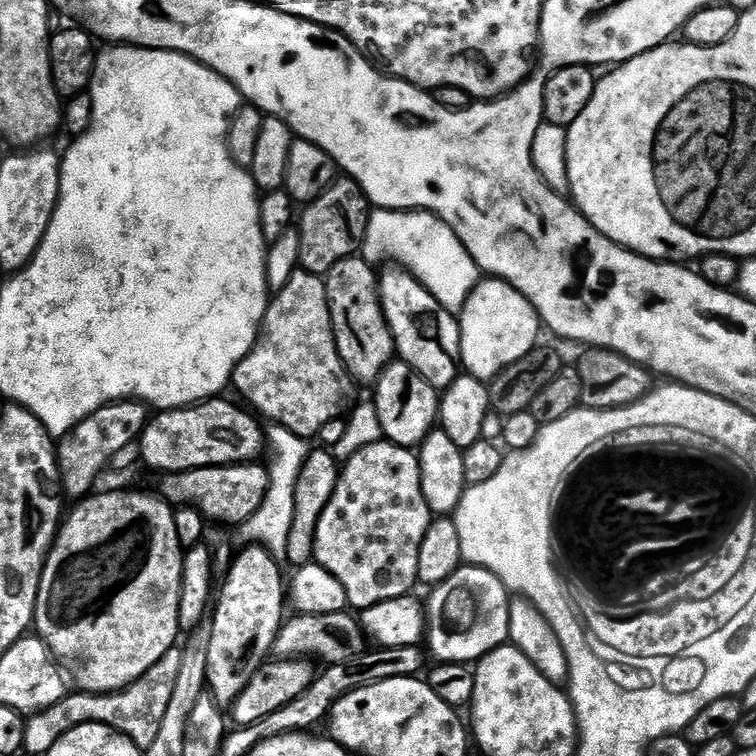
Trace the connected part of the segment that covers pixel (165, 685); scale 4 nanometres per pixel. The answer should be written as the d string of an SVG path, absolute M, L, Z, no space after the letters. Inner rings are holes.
M179 647L167 651L142 678L133 683L136 692L132 692L132 689L127 686L118 693L99 693L100 724L118 729L124 736L130 737L141 750L148 748L158 734L158 726L162 722L167 703L174 694L181 666L181 654L182 650ZM124 696L128 696L128 700L124 700ZM120 704L124 704L124 708L120 708ZM124 720L128 720L128 724L124 724Z

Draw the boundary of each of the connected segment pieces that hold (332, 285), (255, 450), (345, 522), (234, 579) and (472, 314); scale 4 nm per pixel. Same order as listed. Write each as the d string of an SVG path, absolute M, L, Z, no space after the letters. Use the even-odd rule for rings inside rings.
M359 255L347 256L342 262L338 262L338 266L328 271L326 283L339 357L342 358L351 378L359 383L373 383L379 379L395 355L392 331L389 330L384 309L380 304L377 269Z
M213 398L187 408L161 411L153 420L151 417L145 423L139 439L140 459L144 464L157 468L160 474L255 461L259 457L256 455L265 451L266 436L262 430L260 433L260 428L256 425L257 417L252 416L227 404L224 398Z
M383 438L343 461L334 494L318 522L315 563L342 582L342 590L346 590L346 598L353 609L363 610L400 599L409 595L412 587L417 587L419 550L433 521L434 513L422 494L419 455L411 448Z
M241 547L235 553L230 567L227 569L228 577L224 585L219 585L218 599L214 604L214 611L210 616L212 637L210 638L210 650L208 651L208 665L206 666L206 688L213 700L220 706L231 706L236 699L246 690L250 678L269 659L272 652L272 644L276 641L276 635L280 632L280 625L286 619L286 576L280 573L281 565L271 557L270 553L261 547Z
M495 278L481 279L480 283L473 288L471 294L466 298L464 303L464 309L458 313L458 319L460 321L460 362L463 371L469 376L478 378L485 382L491 382L504 371L505 368L509 368L514 362L518 362L522 359L527 352L532 351L537 347L538 340L536 340L536 324L538 328L538 318L534 306L529 302L522 294L518 294L518 290L514 290L514 286L510 286L504 280L497 280Z

